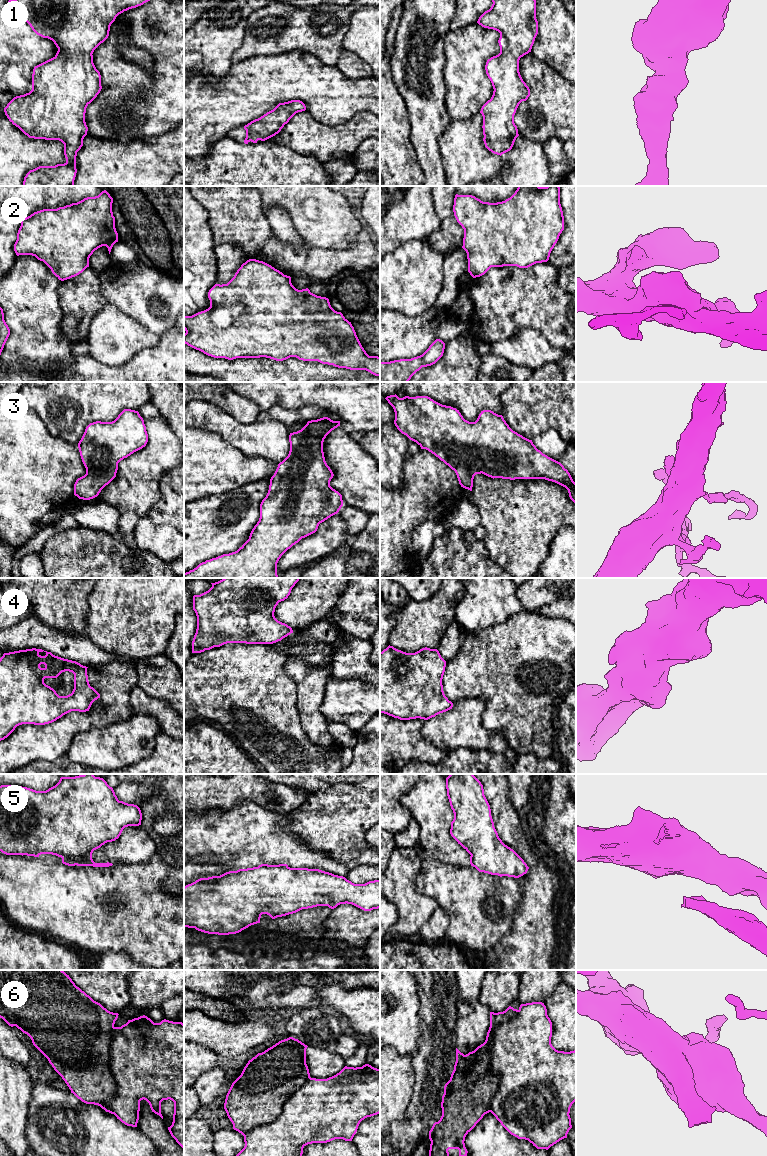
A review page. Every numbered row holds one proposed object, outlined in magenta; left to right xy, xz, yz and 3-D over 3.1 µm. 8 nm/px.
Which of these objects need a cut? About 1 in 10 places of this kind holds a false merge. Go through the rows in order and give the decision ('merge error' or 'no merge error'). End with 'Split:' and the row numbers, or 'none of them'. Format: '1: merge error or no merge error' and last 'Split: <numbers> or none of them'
1: no merge error
2: no merge error
3: no merge error
4: no merge error
5: merge error
6: merge error
Split: 5, 6

